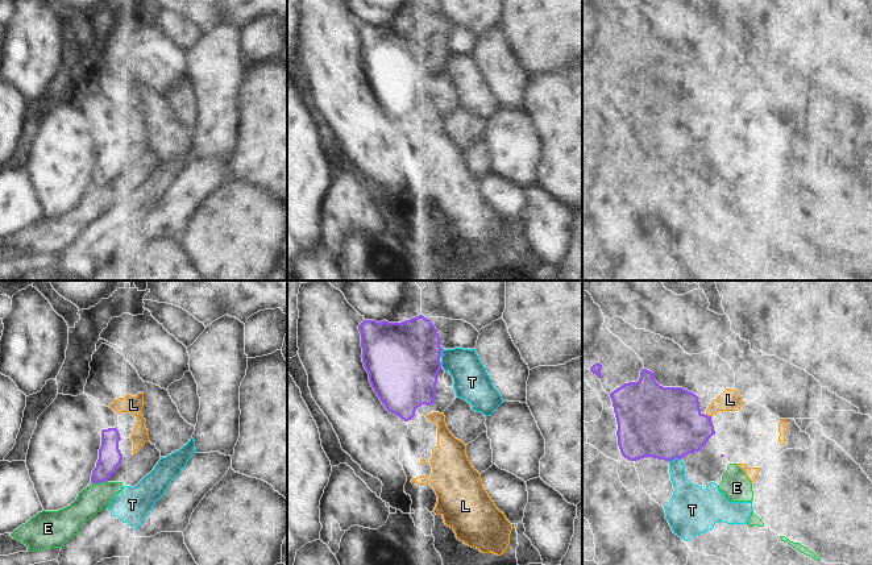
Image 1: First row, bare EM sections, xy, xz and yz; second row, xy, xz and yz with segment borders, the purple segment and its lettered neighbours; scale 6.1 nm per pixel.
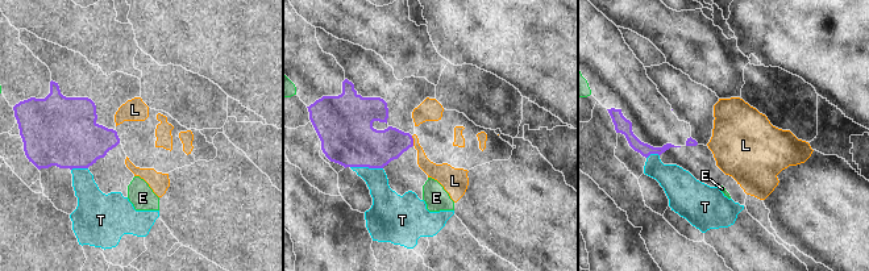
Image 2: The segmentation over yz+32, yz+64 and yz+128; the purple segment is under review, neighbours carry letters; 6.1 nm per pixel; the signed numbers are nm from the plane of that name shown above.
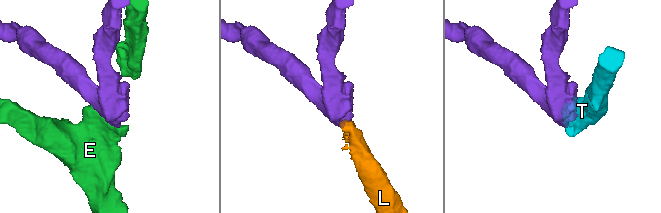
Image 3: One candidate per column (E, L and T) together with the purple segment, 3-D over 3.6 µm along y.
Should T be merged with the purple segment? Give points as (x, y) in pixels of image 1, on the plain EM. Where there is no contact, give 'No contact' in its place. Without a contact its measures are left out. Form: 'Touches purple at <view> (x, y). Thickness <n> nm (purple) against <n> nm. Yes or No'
Touches purple at yz (673, 163). Thickness 440 nm (purple) against 180 nm. No

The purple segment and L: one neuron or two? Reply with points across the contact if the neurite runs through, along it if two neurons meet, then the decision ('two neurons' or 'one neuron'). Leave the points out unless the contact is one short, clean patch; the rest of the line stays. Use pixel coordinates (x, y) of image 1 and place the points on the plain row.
way yz (668, 125), (709, 121), (718, 109), (730, 104); one neuron

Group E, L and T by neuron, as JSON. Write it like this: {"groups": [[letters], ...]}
{"groups": [["E"], ["L"], ["T"]]}

